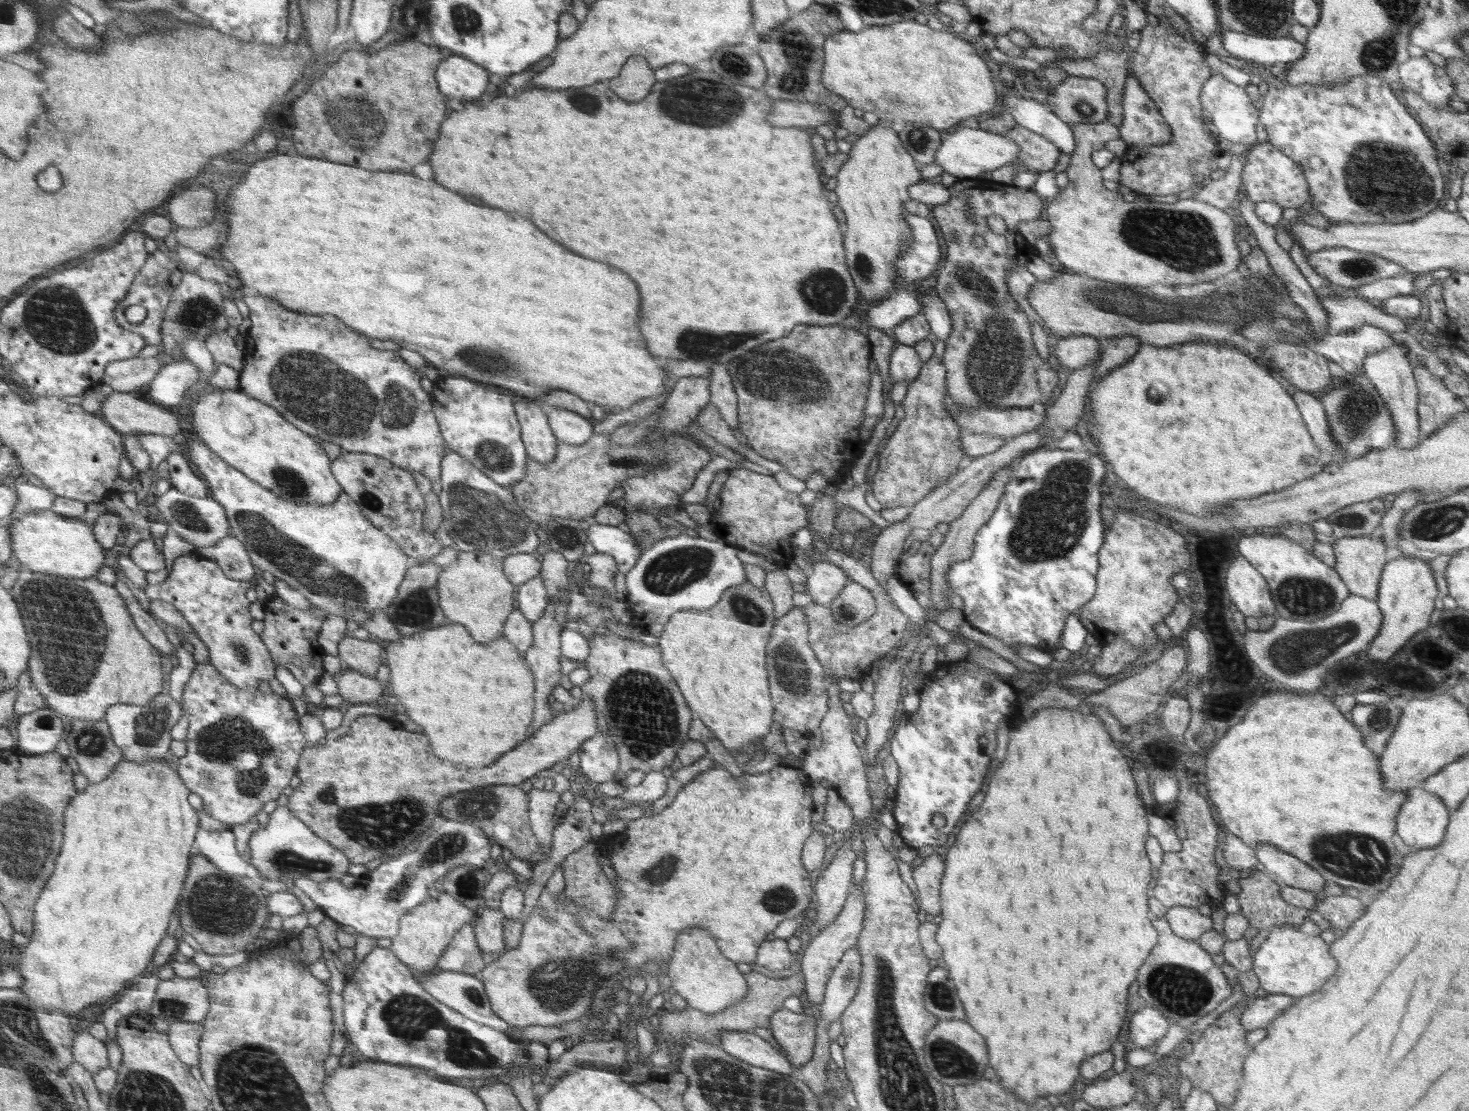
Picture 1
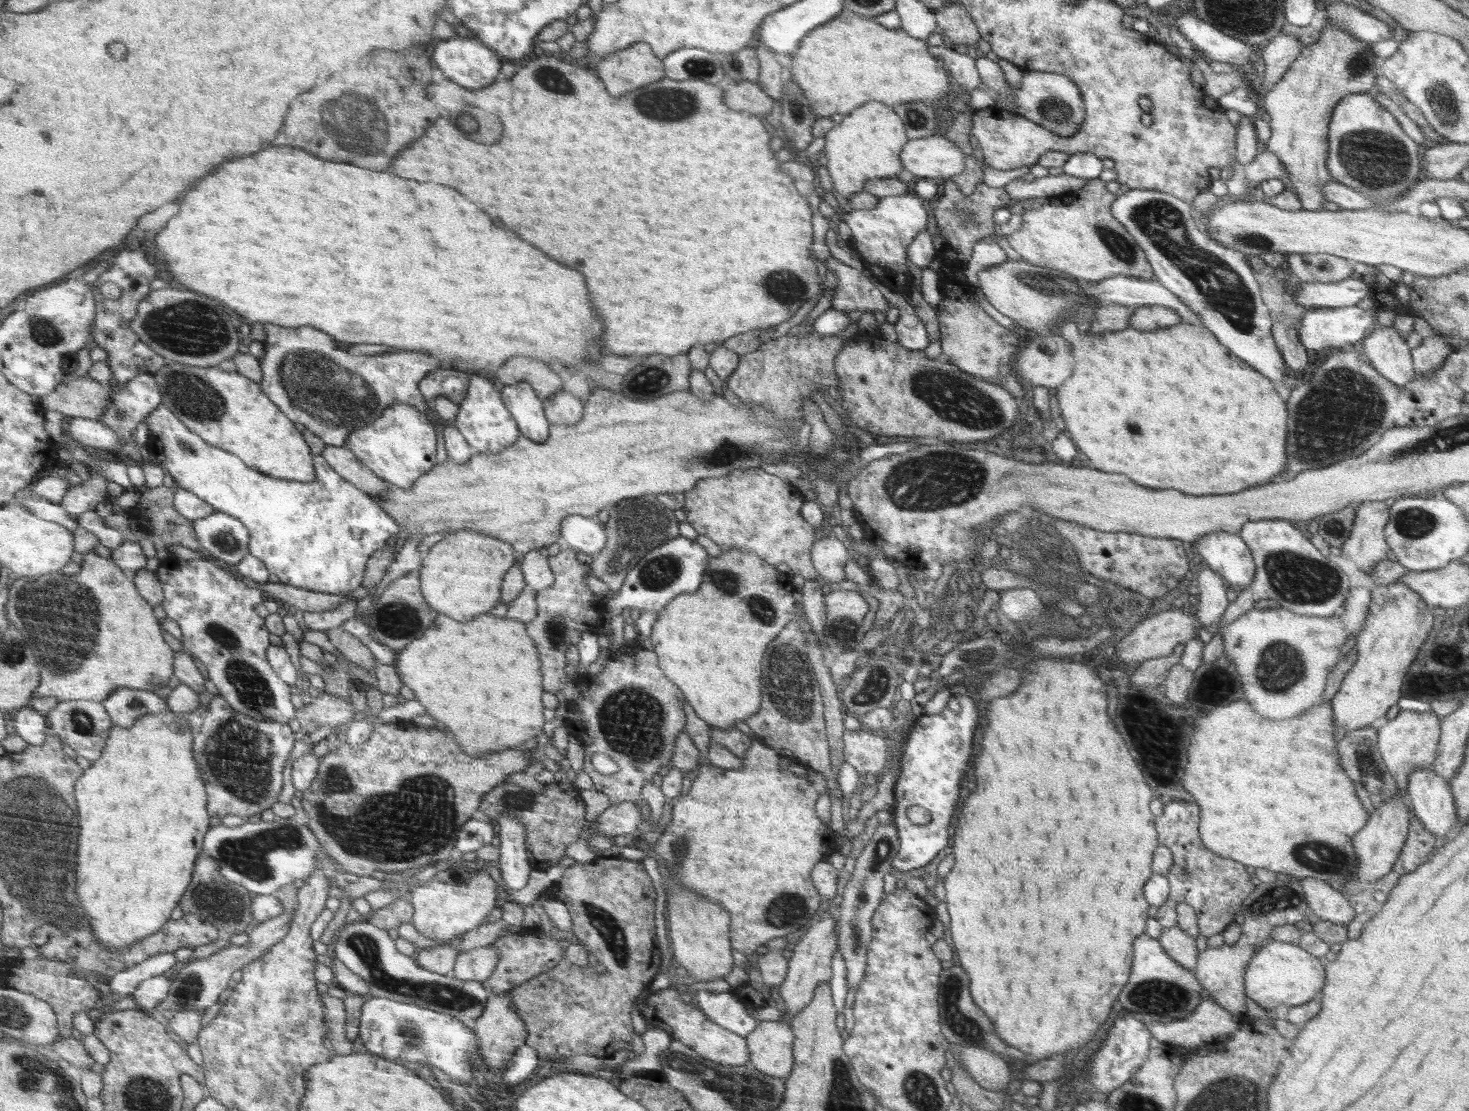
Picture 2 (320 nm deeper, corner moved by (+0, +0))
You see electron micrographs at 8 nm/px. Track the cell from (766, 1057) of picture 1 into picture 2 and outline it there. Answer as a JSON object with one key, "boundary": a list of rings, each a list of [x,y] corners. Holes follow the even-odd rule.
{"boundary":[[[672,987],[650,992],[650,995],[645,997],[643,1007],[639,1010],[646,1024],[662,1028],[672,1039],[694,1048],[702,1058],[708,1058],[712,1062],[720,1062],[728,1066],[742,1066],[750,1062],[750,1050],[745,1037],[726,1030],[726,1027],[718,1026],[718,1023],[713,1020],[708,1020],[700,1012],[700,1008],[688,1012],[682,1002],[674,1002],[680,995],[680,992]]]}

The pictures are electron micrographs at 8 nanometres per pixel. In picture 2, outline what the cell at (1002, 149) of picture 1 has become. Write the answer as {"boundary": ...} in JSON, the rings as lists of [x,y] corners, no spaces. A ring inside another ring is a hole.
{"boundary":[[[940,134],[909,140],[900,159],[915,179],[942,177],[961,173],[966,165],[964,150]]]}

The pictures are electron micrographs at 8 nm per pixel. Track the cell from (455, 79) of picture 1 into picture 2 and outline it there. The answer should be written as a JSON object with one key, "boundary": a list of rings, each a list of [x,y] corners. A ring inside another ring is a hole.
{"boundary":[[[453,36],[438,40],[431,49],[434,50],[435,65],[442,71],[444,77],[460,86],[474,90],[474,88],[484,88],[501,78],[502,60],[490,47],[478,39]]]}

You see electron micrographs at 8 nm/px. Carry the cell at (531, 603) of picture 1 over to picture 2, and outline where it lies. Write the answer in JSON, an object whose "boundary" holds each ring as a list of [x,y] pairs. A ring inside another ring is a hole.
{"boundary":[[[533,550],[522,554],[520,568],[525,584],[534,590],[547,589],[554,582],[554,573],[546,556],[542,556],[540,551]]]}

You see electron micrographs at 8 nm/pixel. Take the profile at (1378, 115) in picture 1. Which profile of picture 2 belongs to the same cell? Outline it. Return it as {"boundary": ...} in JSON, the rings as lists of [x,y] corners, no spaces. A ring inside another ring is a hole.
{"boundary":[[[1370,92],[1349,94],[1338,102],[1329,122],[1327,141],[1326,166],[1332,180],[1349,186],[1373,201],[1393,201],[1422,178],[1421,151],[1417,142],[1402,130],[1396,118],[1384,110]]]}

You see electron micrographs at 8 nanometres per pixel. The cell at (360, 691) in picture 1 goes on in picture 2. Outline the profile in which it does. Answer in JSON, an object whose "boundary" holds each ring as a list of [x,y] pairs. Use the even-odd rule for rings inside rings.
{"boundary":[[[320,692],[311,703],[298,709],[298,722],[301,730],[310,735],[321,726],[330,726],[334,731],[341,724],[352,721],[356,715],[352,703],[345,698],[338,698],[333,694]]]}

